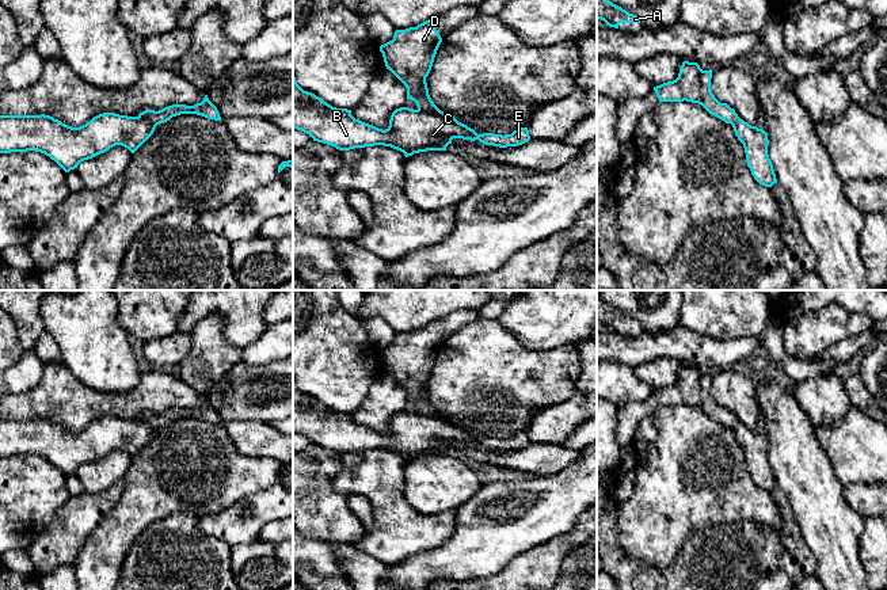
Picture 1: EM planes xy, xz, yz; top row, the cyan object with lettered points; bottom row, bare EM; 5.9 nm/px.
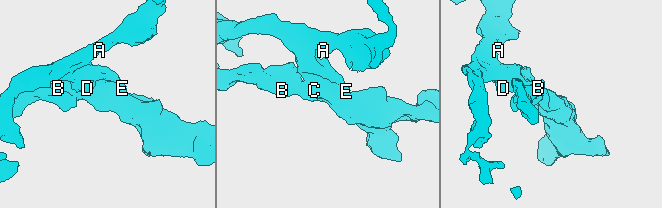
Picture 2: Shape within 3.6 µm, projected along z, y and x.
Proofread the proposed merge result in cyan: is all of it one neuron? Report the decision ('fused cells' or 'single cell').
fused cells

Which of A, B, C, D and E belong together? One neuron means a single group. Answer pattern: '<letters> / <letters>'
A D E / B C

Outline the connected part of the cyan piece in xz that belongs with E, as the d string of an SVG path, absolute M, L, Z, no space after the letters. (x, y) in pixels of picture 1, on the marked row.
M458 122L460 125L465 126L467 129L469 129L472 133L475 133L477 136L477 140L486 145L494 145L494 146L499 146L499 148L507 148L507 146L518 146L522 145L525 142L528 142L530 140L529 136L529 130L528 127L518 127L517 130L514 130L511 134L494 134L494 133L483 133L483 134L477 134L473 129L468 127L467 125Z

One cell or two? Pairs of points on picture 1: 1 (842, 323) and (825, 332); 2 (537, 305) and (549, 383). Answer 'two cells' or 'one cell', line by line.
1: one cell
2: two cells

